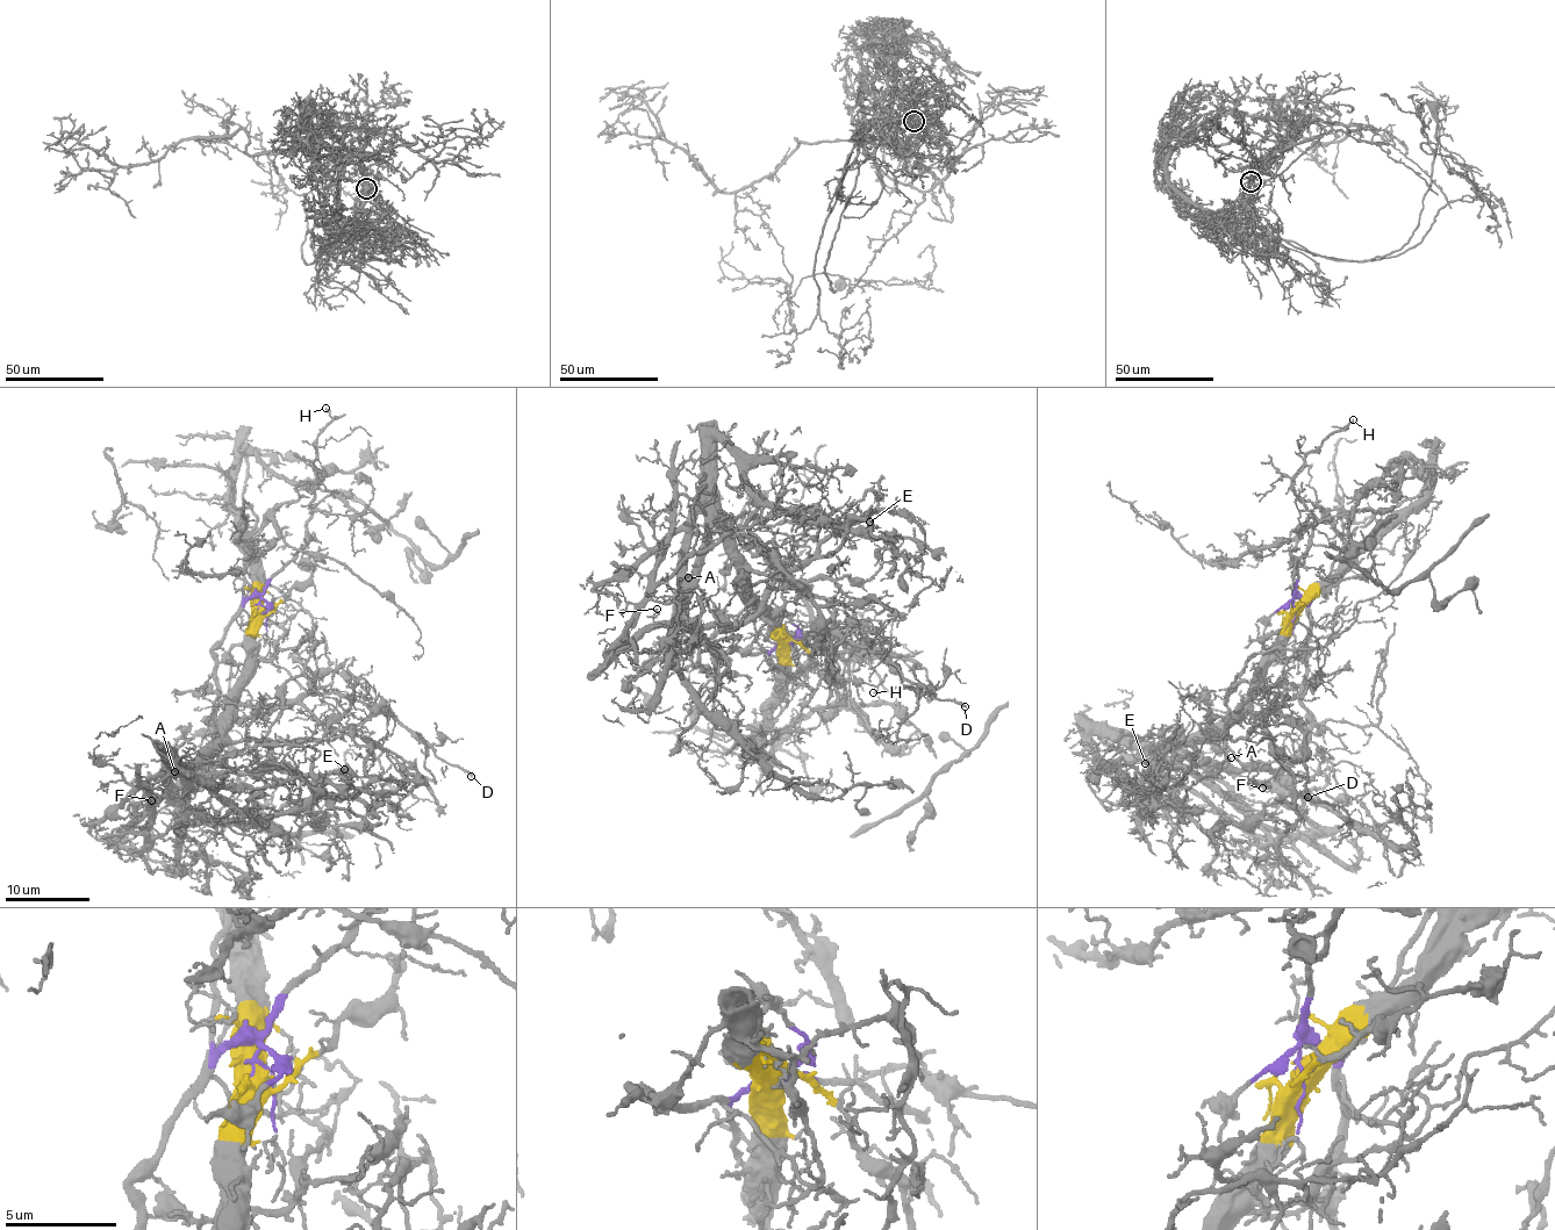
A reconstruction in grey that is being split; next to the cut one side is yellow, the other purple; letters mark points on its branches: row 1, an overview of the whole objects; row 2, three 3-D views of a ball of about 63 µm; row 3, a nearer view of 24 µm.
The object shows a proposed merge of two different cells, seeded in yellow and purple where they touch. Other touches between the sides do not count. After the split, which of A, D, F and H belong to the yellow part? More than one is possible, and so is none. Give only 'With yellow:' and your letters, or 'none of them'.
With yellow: A, D

